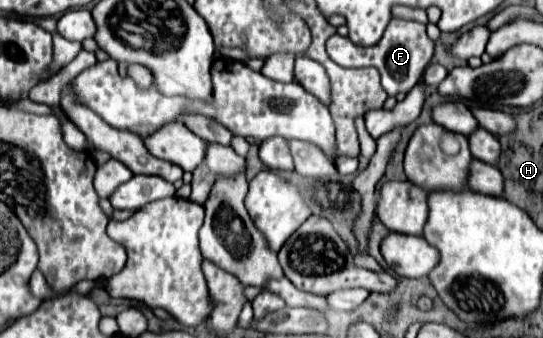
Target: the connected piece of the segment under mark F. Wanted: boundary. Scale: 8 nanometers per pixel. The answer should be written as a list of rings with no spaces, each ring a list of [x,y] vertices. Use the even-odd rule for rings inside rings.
[[[391,19],[377,45],[361,47],[349,41],[349,37],[341,37],[339,33],[335,33],[327,41],[327,53],[341,67],[375,67],[381,73],[383,89],[387,91],[387,95],[395,97],[397,93],[409,93],[417,85],[425,67],[431,63],[435,43],[427,37],[425,25],[407,19]]]

